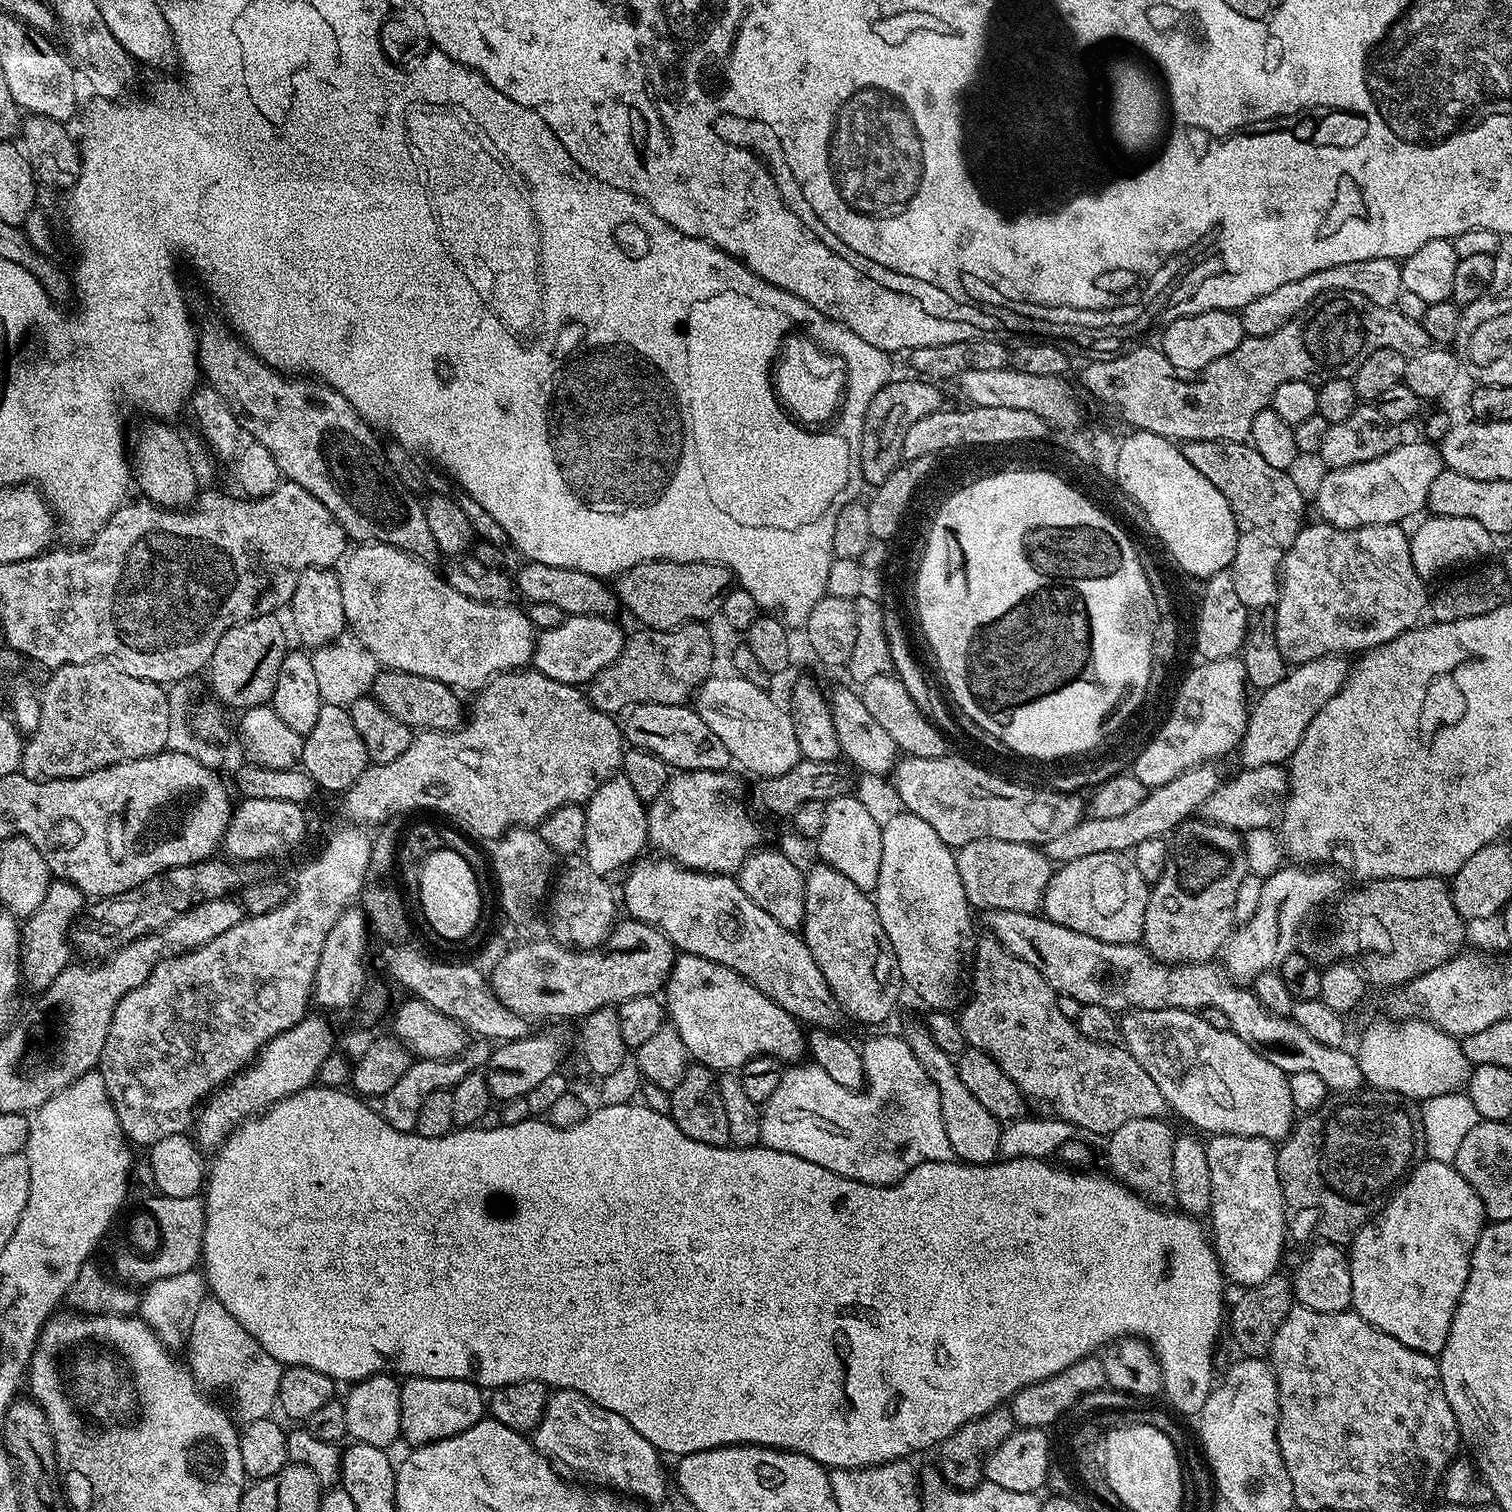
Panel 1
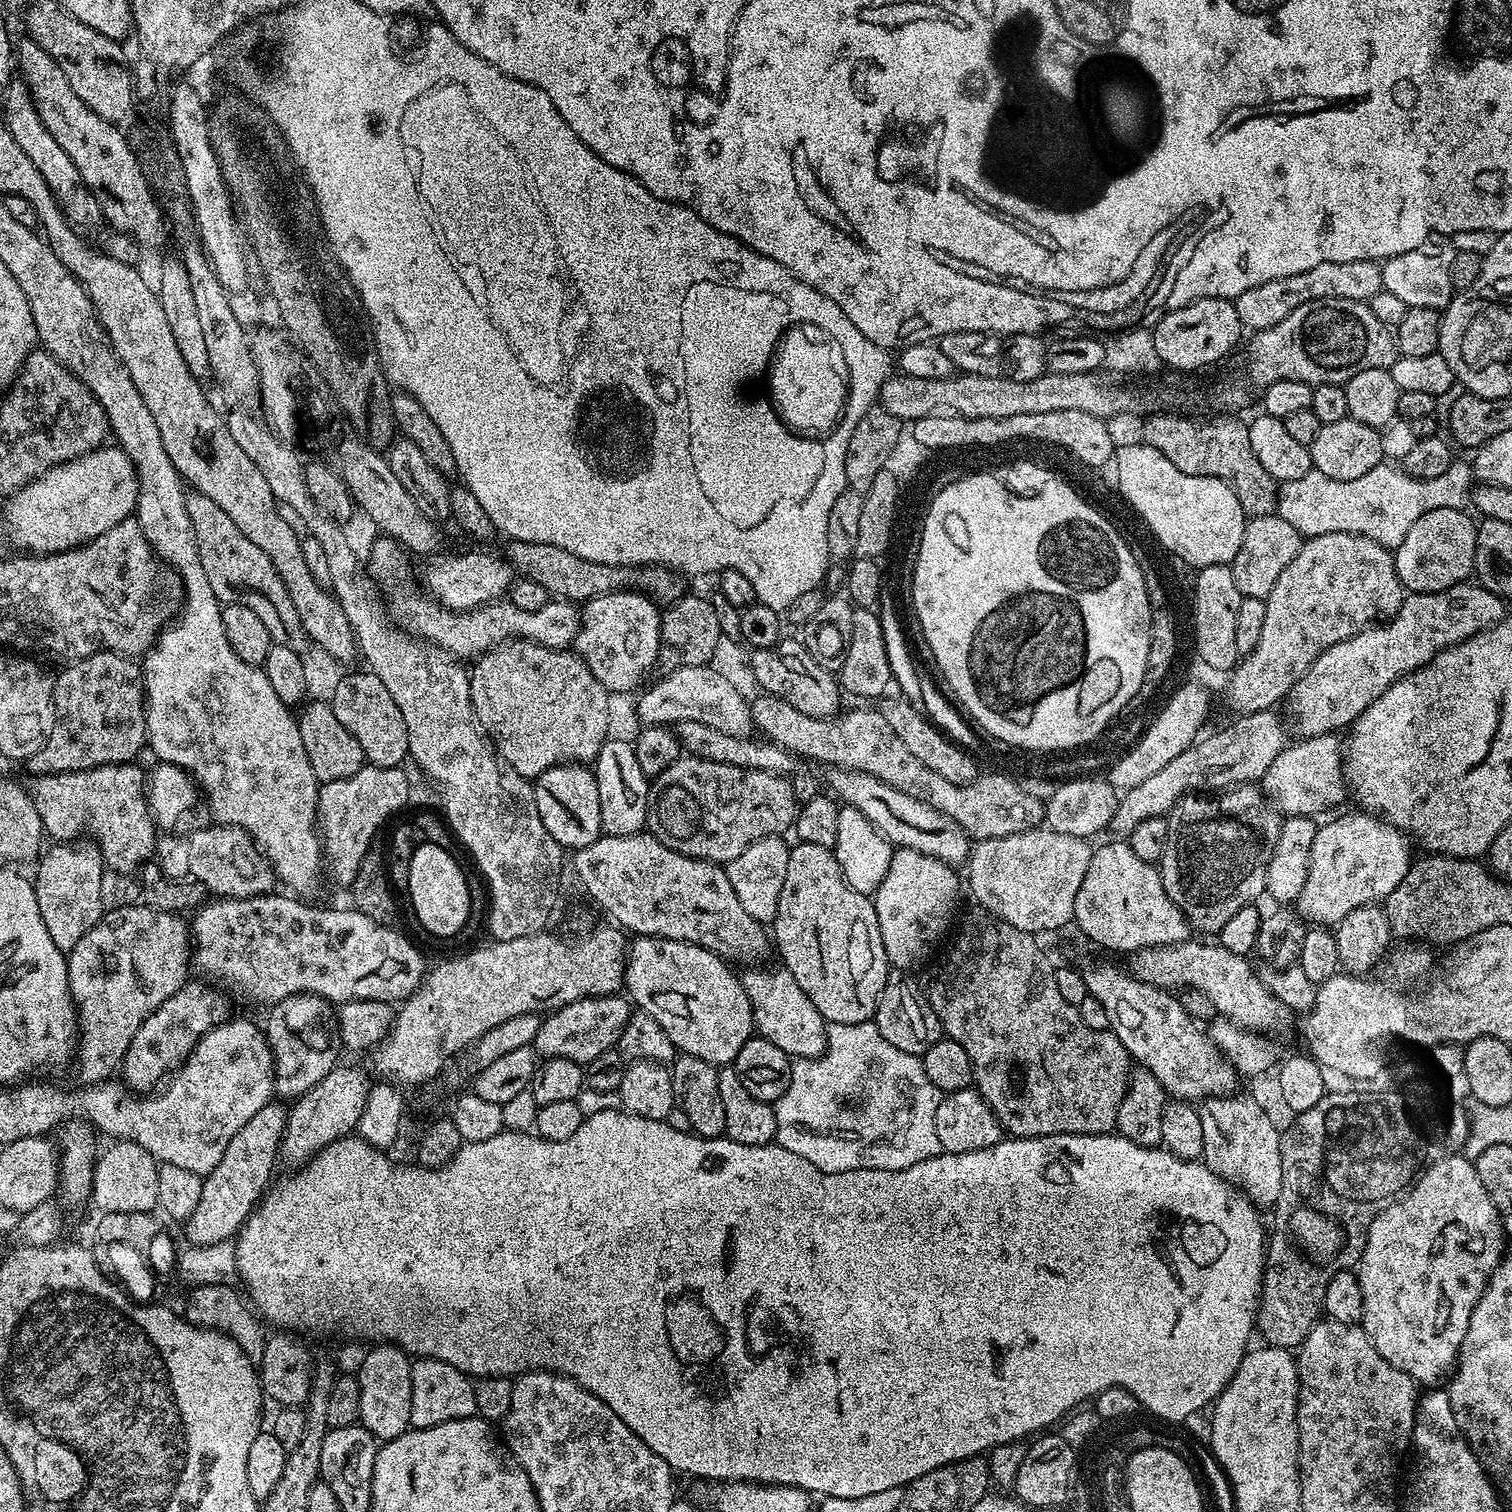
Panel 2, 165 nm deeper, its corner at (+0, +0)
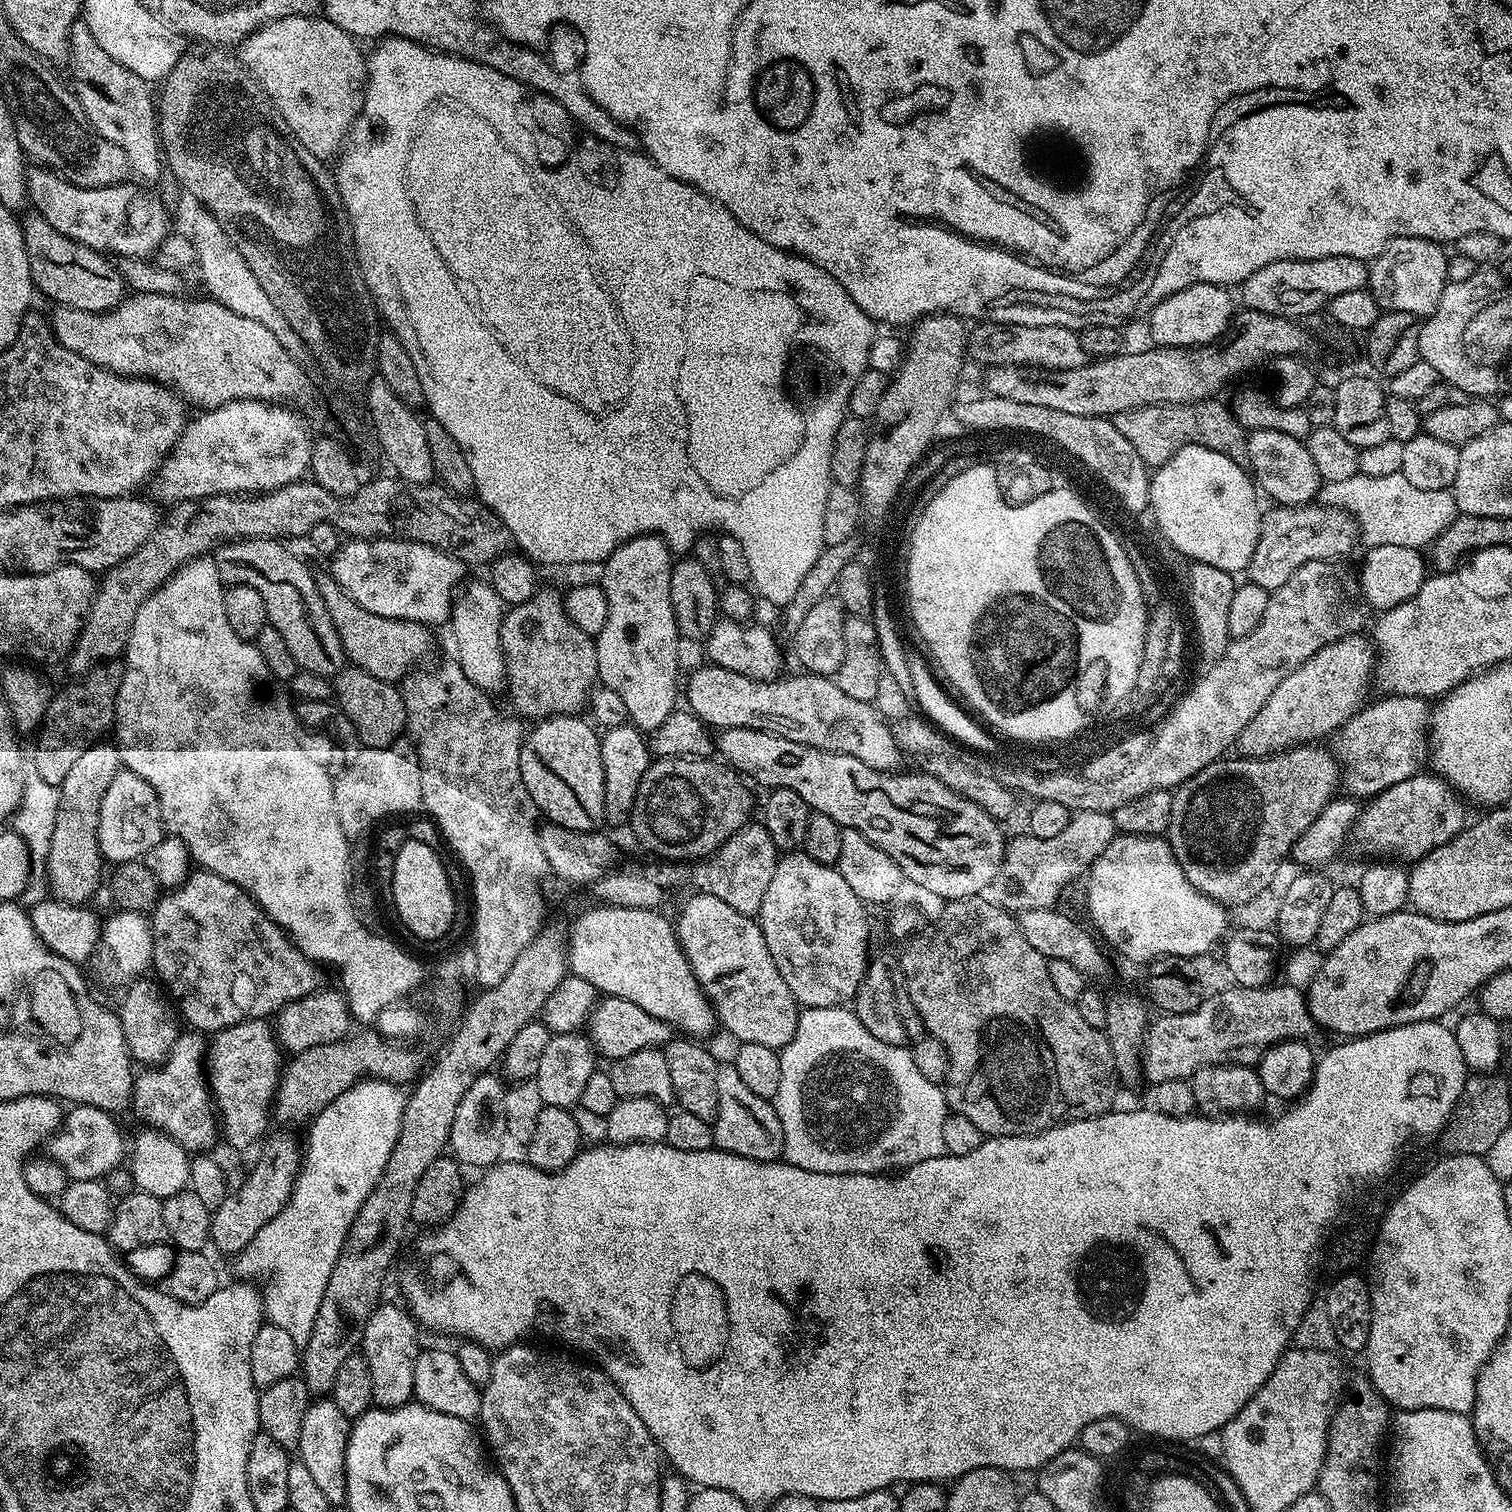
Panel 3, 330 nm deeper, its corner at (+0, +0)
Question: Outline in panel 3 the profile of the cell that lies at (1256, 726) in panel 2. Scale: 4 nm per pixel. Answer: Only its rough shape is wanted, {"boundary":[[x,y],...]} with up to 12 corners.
{"boundary":[[1364,634],[1322,646],[1241,730],[1244,758],[1331,737],[1369,699]]}

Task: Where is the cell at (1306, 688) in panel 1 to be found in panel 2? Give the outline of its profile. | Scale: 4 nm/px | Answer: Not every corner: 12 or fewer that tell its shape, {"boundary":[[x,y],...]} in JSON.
{"boundary":[[1476,582],[1405,595],[1286,697],[1296,736],[1347,729],[1396,680],[1503,620]]}

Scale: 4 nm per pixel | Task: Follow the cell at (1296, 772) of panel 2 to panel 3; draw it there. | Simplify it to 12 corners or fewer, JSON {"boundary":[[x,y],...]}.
{"boundary":[[1422,696],[1373,699],[1330,740],[1349,797],[1417,775]]}

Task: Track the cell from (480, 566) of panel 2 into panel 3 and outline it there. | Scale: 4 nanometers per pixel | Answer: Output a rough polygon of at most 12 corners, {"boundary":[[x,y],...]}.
{"boundary":[[391,536],[349,539],[332,579],[362,610],[449,623],[463,560]]}

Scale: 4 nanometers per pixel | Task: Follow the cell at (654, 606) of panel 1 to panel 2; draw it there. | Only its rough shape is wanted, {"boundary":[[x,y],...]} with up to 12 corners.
{"boundary":[[508,540],[508,563],[549,597],[583,602],[631,590],[657,605],[682,589],[671,568],[590,562]]}

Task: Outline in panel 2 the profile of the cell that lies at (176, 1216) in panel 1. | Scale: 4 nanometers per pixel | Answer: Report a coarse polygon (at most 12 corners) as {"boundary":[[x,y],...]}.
{"boundary":[[270,1100],[231,1138],[184,1222],[189,1245],[239,1233],[271,1185],[288,1121]]}

